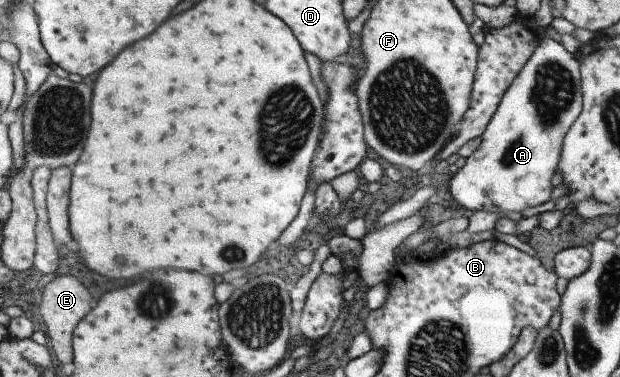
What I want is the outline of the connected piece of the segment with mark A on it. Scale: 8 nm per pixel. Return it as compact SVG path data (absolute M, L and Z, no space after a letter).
M545 36L539 42L534 55L528 60L517 78L502 98L498 111L483 133L478 148L466 159L466 163L449 181L454 204L466 209L489 212L522 212L539 206L551 198L551 178L558 171L566 134L574 126L584 109L581 61L569 52L561 42Z

